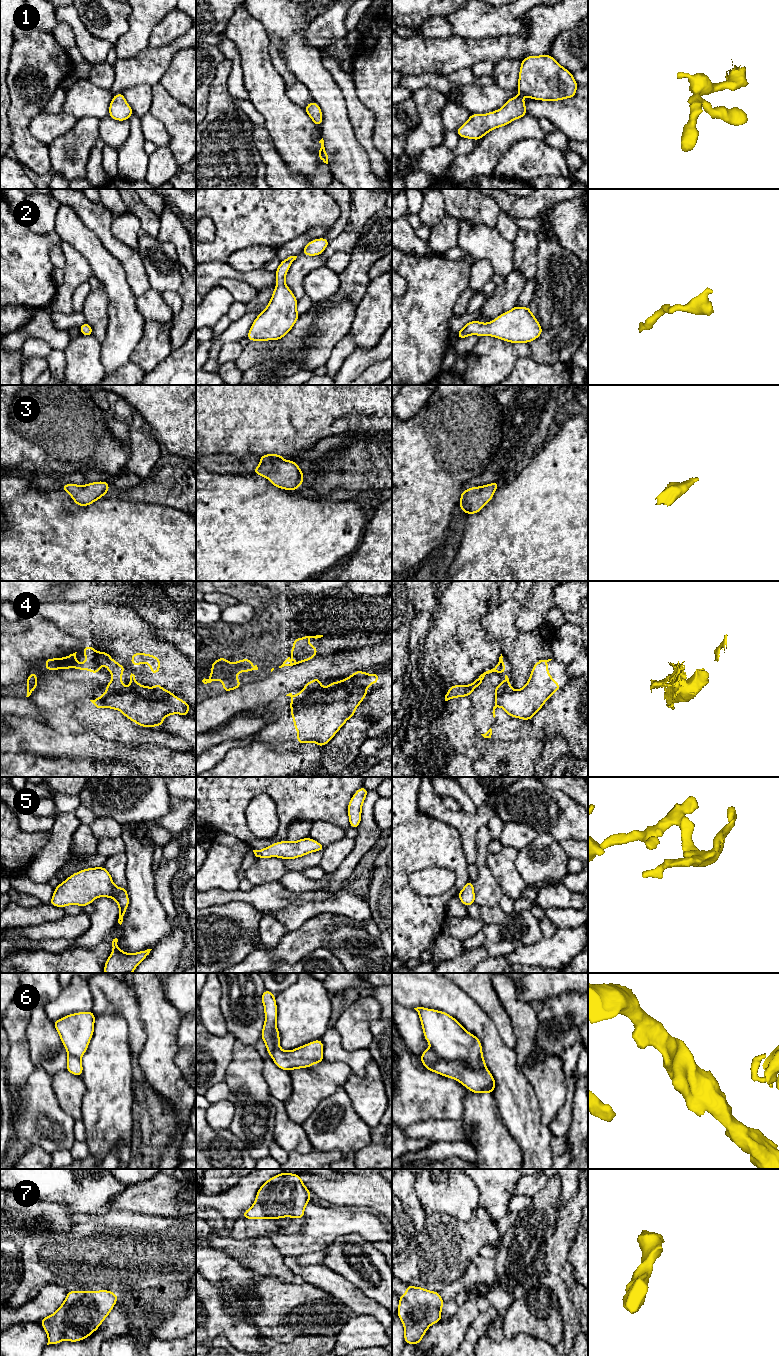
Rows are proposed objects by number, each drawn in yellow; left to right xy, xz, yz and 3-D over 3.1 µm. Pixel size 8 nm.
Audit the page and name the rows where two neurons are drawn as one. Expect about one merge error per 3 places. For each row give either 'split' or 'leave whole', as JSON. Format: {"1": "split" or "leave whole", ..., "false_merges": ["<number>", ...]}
{"1": "leave whole", "2": "leave whole", "3": "leave whole", "4": "split", "5": "leave whole", "6": "leave whole", "7": "leave whole", "false_merges": ["4"]}

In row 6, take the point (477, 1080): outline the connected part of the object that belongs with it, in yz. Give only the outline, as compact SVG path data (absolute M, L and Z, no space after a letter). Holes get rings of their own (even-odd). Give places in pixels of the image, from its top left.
M414 1009L431 1045L420 1056L426 1070L455 1079L473 1093L492 1094L496 1082L486 1068L480 1040L445 1012Z

